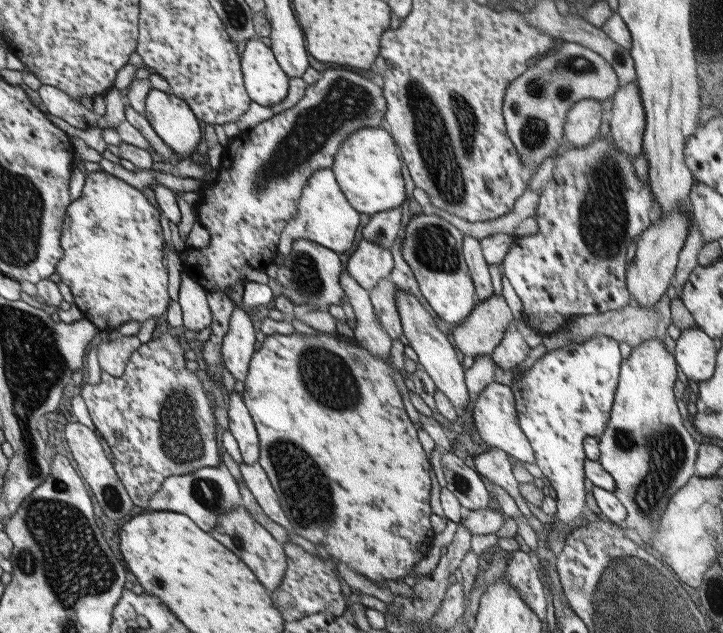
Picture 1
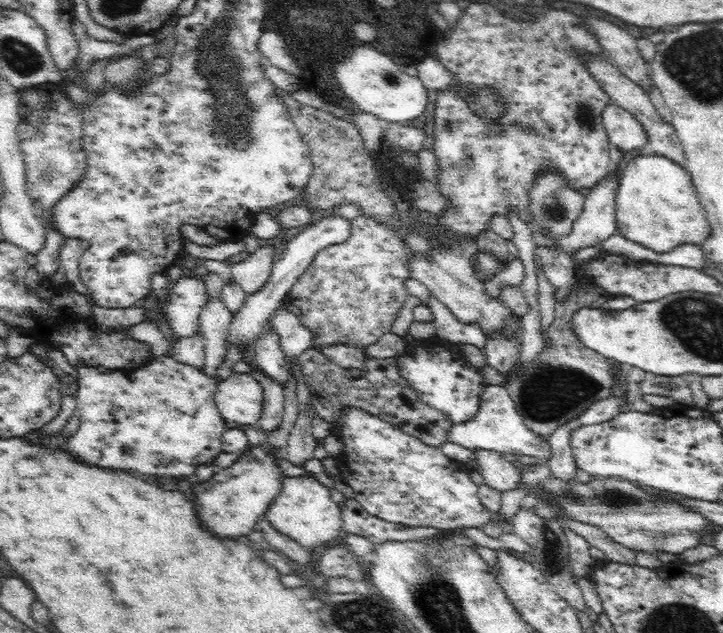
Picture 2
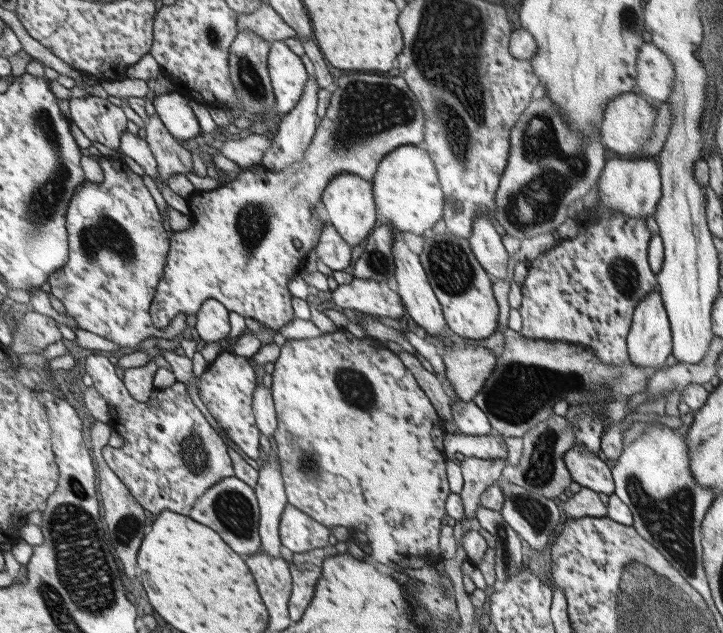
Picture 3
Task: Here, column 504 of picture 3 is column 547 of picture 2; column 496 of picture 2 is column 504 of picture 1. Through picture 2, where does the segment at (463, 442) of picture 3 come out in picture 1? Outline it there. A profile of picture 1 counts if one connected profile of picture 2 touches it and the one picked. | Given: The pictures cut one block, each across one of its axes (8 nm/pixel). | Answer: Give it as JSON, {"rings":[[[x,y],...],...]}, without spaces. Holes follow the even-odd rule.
{"rings":[[[494,381],[482,391],[473,405],[473,418],[476,430],[482,440],[494,448],[499,448],[521,462],[535,462],[535,454],[530,442],[521,430],[516,401],[512,387]]]}

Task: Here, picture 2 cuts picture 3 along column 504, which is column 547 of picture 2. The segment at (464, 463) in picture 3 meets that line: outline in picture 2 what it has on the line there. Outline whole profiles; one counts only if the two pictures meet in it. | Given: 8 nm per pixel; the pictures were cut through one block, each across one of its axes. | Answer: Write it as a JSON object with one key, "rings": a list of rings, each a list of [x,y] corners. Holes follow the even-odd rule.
{"rings":[[[568,422],[568,424],[559,426],[552,435],[548,436],[551,454],[548,460],[544,461],[543,465],[550,467],[550,471],[552,471],[551,478],[560,478],[560,480],[566,482],[575,478],[578,465],[574,461],[572,446],[569,441],[570,433],[573,430],[573,423]]]}

